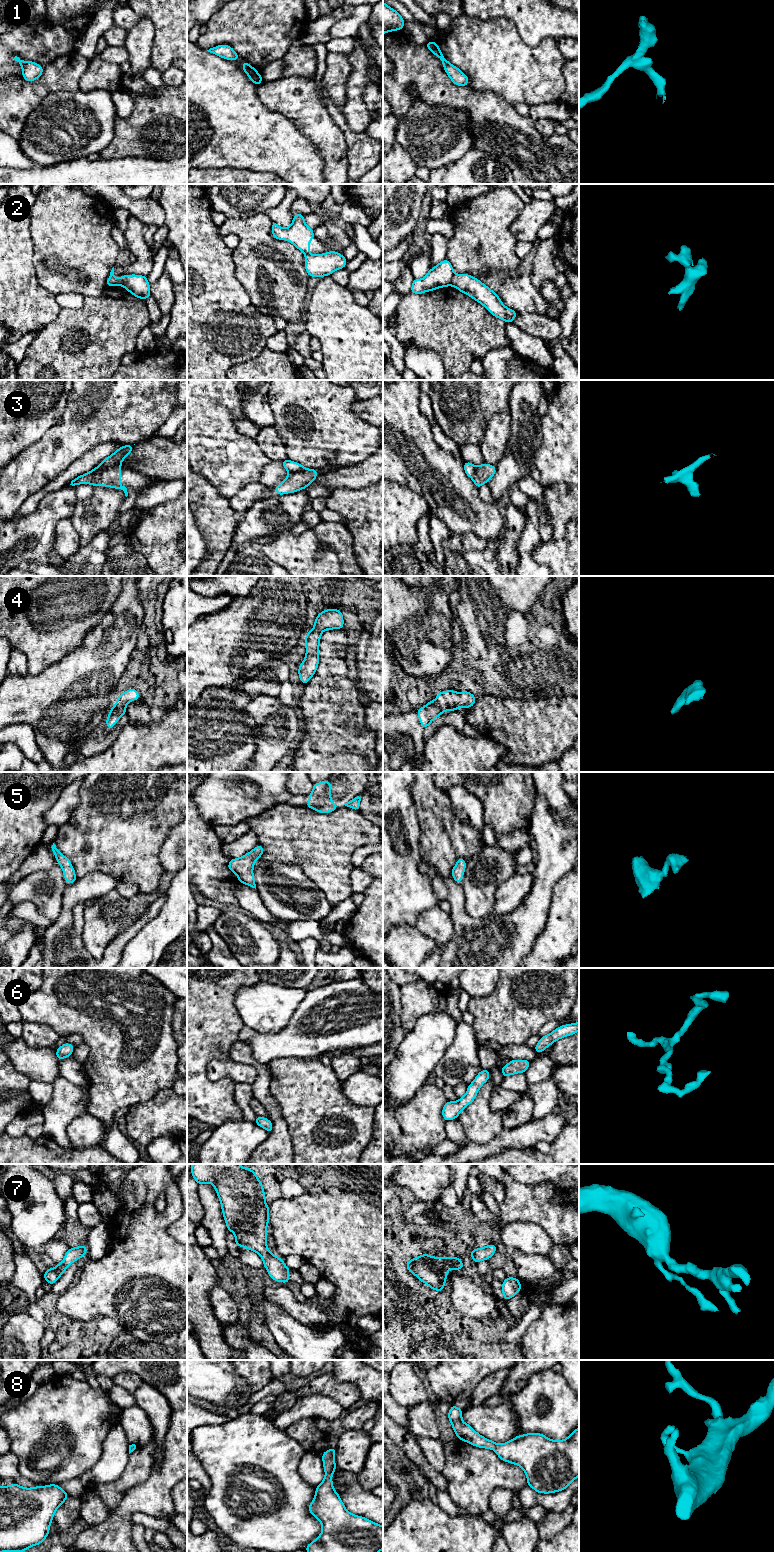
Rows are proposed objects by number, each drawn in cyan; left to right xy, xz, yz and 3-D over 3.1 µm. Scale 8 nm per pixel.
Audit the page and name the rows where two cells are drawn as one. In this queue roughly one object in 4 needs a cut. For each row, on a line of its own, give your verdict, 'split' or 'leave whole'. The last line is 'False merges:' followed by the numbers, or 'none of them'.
1: leave whole
2: split
3: split
4: leave whole
5: leave whole
6: leave whole
7: leave whole
8: leave whole
False merges: 2, 3

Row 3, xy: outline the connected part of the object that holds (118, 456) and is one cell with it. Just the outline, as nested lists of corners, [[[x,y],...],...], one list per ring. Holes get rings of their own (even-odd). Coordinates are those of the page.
[[[134,444],[135,445],[135,444]],[[124,445],[116,450],[113,454],[104,459],[99,466],[95,468],[106,468],[117,464],[121,464],[122,461],[130,454],[133,450],[134,445]]]

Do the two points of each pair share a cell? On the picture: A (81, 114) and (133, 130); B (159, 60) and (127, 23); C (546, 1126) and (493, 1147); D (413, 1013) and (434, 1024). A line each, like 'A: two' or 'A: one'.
A: two
B: two
C: one
D: two

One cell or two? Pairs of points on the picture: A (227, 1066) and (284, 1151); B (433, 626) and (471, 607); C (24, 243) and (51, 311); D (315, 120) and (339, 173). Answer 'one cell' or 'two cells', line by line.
A: two cells
B: two cells
C: one cell
D: one cell

